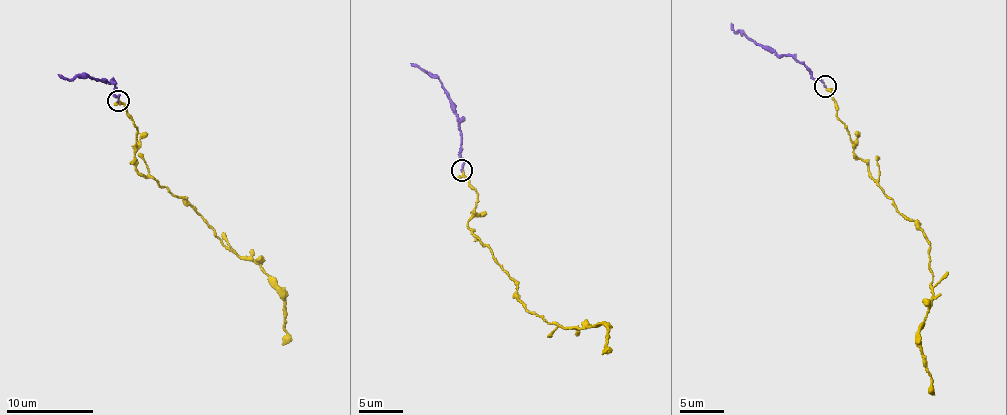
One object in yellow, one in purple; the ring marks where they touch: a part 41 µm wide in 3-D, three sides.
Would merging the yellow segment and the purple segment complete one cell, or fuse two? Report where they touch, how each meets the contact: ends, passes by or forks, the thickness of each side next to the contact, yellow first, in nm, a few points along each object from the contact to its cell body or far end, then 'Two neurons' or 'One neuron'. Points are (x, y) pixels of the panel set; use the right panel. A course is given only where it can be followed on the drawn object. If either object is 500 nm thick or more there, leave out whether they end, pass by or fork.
Place: (825, 86). At the ring yellow passes by. At the ring purple ends. Thickness 190 nm (yellow) against 160 nm. Course of yellow: (825, 85), (850, 136), (853, 153), (930, 245), (931, 307), (918, 340), (933, 394). Course of purple: (825, 85), (791, 56), (767, 51), (734, 31), (730, 22). One neuron

